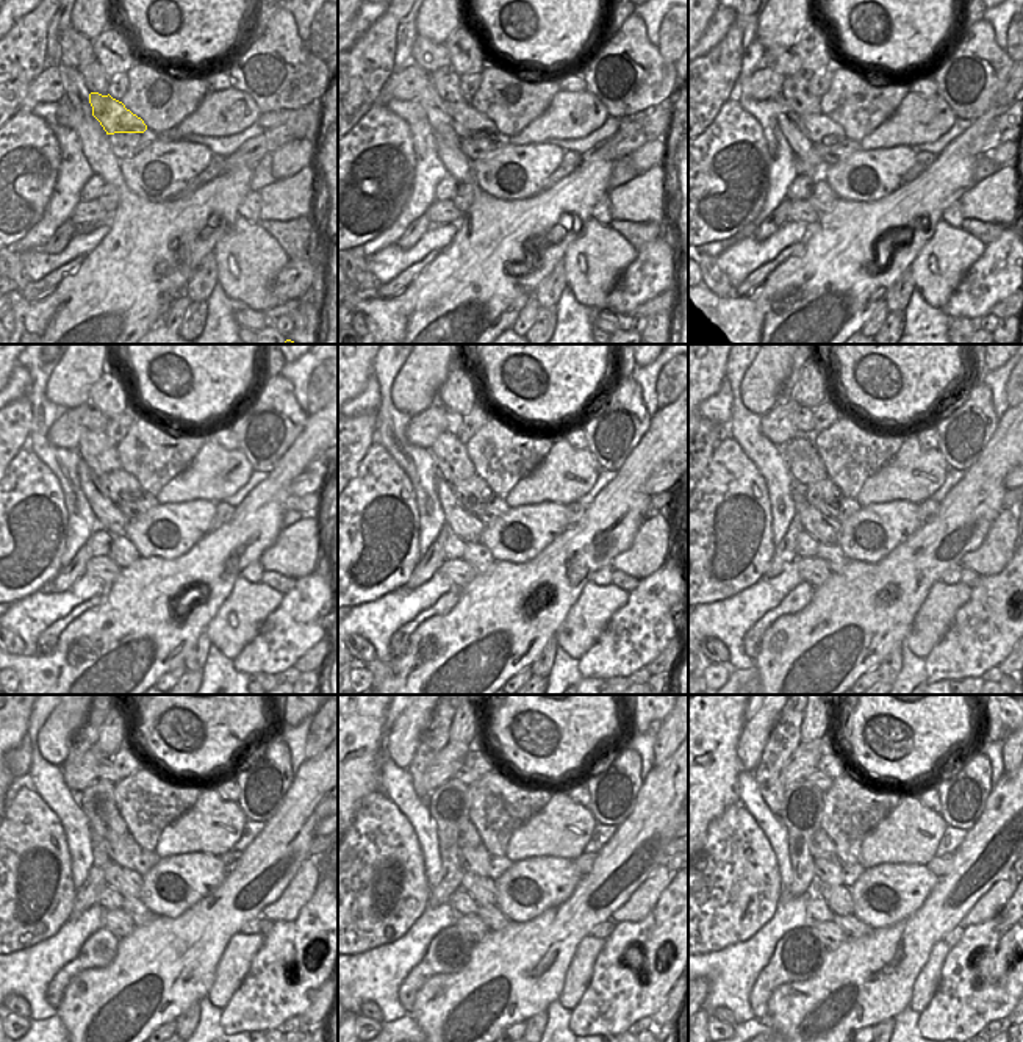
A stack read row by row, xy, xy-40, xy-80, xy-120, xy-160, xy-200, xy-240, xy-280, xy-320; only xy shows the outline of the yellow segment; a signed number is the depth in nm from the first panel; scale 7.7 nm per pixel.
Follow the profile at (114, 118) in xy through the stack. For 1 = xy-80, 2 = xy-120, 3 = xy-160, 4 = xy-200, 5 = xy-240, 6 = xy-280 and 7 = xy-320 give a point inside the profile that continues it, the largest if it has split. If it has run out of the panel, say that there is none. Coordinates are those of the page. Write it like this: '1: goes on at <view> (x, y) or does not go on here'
1: goes on at xy-80 (820, 129)
2: goes on at xy-120 (121, 485)
3: goes on at xy-160 (474, 492)
4: goes on at xy-200 (825, 495)
5: goes on at xy-240 (124, 850)
6: goes on at xy-280 (474, 859)
7: goes on at xy-320 (829, 872)

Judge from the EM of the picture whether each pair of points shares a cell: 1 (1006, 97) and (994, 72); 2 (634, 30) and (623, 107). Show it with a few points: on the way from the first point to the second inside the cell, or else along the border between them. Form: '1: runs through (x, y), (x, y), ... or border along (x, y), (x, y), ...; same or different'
1: border along (1006, 80), (994, 102), (979, 116); different
2: runs through (634, 49), (635, 88); same

